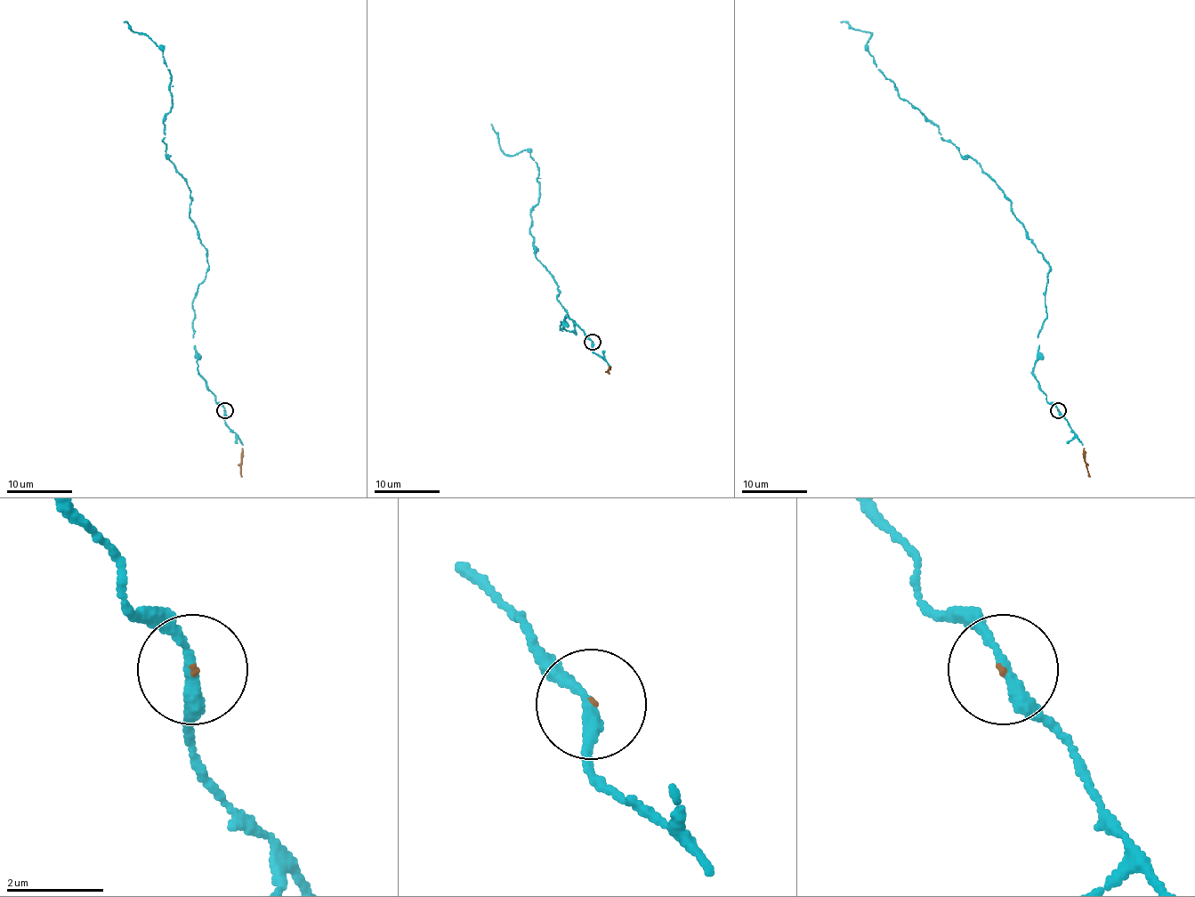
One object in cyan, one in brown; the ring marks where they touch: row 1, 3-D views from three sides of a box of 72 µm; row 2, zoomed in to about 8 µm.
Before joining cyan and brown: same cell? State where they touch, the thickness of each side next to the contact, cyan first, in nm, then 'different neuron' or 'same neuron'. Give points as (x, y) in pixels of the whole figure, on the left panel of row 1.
at (224, 410); 240 nm thick on the cyan side, 50 nm on the other; same neuron

